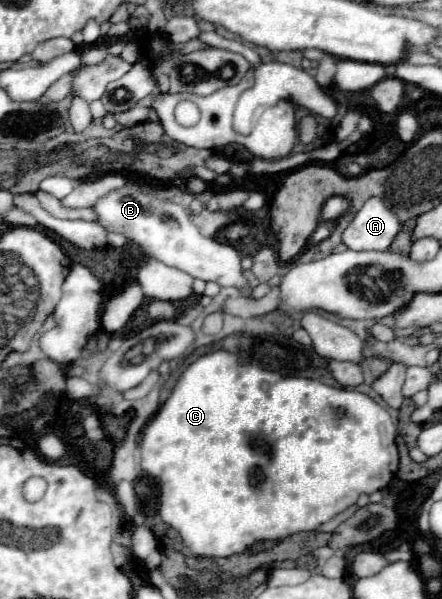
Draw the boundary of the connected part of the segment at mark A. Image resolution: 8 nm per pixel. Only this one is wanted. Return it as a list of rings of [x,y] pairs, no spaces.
[[[371,197],[343,233],[343,243],[355,251],[385,251],[401,231],[403,221],[381,199]]]

